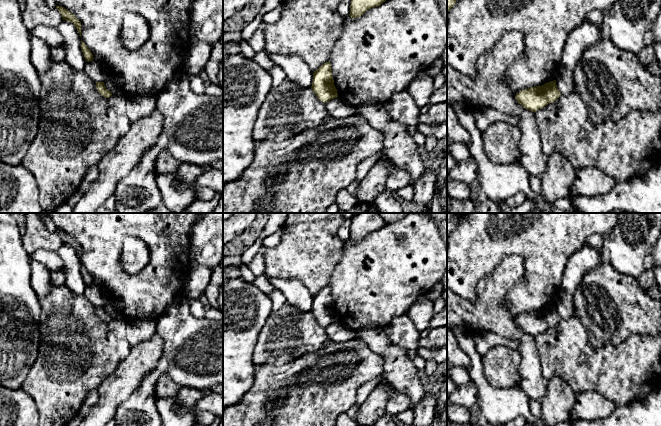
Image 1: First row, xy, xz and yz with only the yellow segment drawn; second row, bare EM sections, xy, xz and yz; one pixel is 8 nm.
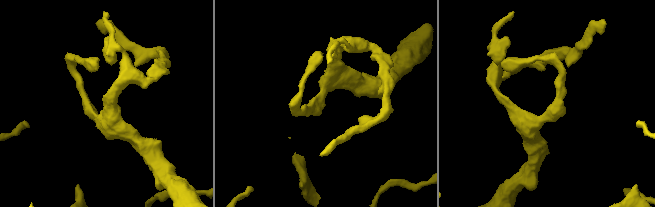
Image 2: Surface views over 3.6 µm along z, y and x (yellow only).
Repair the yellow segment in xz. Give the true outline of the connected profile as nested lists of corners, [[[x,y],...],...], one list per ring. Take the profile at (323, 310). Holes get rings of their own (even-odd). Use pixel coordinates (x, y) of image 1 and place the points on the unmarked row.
[[[329,285],[314,295],[311,313],[318,323],[324,327],[338,321]]]

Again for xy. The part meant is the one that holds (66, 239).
[[[56,230],[56,232],[60,236],[63,244],[69,245],[75,249],[81,261],[81,246],[76,242],[76,240],[67,233],[65,233],[64,231]]]

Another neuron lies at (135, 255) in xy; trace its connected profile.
[[[127,236],[123,241],[121,259],[124,270],[129,274],[136,274],[148,263],[150,249],[140,238]]]

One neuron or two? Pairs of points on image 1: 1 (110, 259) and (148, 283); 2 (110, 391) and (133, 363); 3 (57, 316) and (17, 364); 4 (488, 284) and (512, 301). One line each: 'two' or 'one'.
1: one
2: one
3: two
4: two

